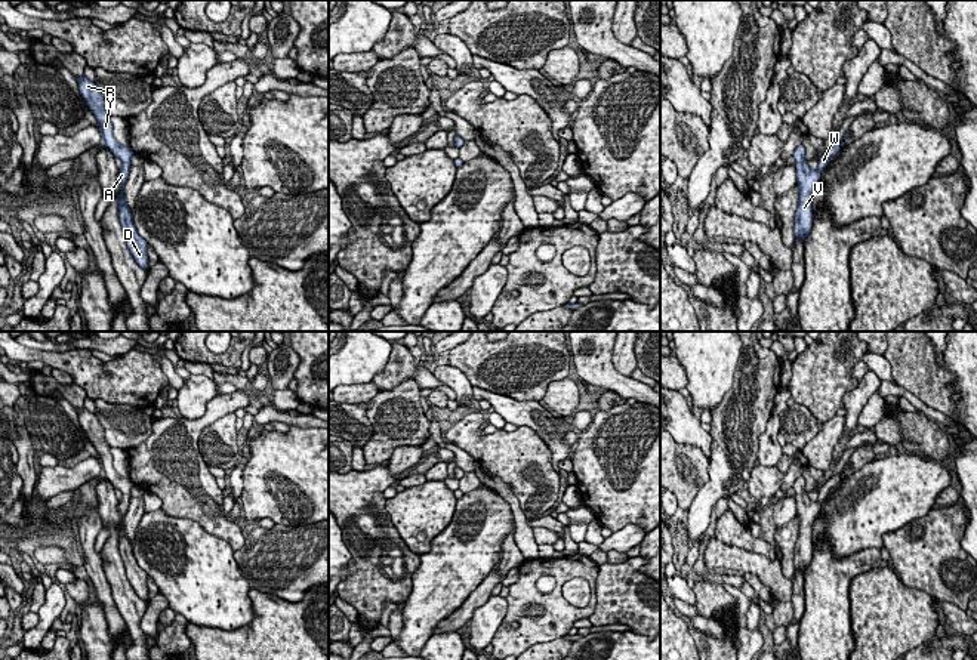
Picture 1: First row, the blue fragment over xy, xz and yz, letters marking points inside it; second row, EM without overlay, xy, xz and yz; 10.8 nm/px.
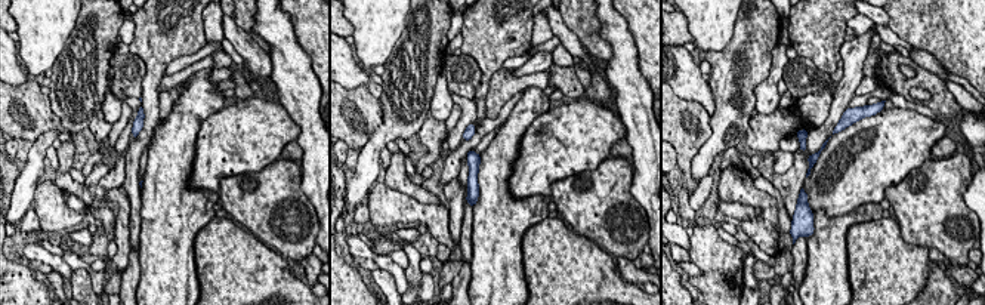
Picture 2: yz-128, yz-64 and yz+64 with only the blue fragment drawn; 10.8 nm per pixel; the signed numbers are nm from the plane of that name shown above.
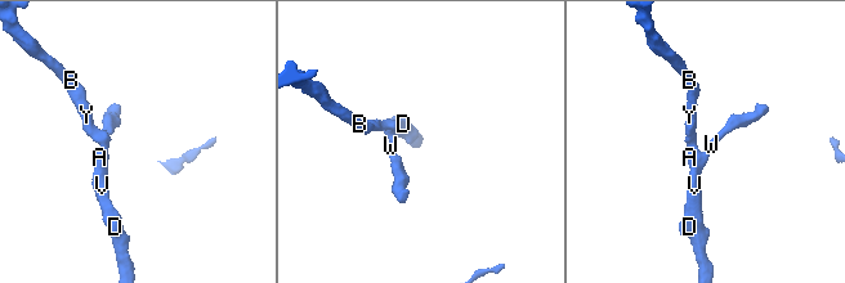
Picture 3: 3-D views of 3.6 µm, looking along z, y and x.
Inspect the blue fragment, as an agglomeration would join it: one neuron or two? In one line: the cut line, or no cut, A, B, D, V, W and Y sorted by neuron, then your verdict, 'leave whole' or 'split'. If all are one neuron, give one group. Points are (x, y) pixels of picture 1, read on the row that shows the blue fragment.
no cut; A B D V W Y; leave whole

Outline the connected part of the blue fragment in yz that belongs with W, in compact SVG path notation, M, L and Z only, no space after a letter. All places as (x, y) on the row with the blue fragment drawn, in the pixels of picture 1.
M842 139L832 145L822 157L819 167L811 170L805 161L805 147L799 144L793 151L793 158L796 163L796 182L799 185L799 201L795 213L795 238L802 243L811 231L813 225L813 210L811 210L811 194L814 186L820 181L822 170L827 166L829 160L841 149Z

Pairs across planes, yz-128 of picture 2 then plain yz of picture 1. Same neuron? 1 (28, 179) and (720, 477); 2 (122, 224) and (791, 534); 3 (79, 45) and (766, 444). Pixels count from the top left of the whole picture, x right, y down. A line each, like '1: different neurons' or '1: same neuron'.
1: same neuron
2: same neuron
3: different neurons

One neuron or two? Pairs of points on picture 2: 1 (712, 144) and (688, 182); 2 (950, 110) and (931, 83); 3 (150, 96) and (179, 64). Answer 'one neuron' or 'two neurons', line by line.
1: two neurons
2: one neuron
3: two neurons

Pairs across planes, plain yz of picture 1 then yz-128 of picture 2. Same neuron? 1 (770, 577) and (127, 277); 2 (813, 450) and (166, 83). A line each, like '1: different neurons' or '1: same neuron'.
1: different neurons
2: different neurons

